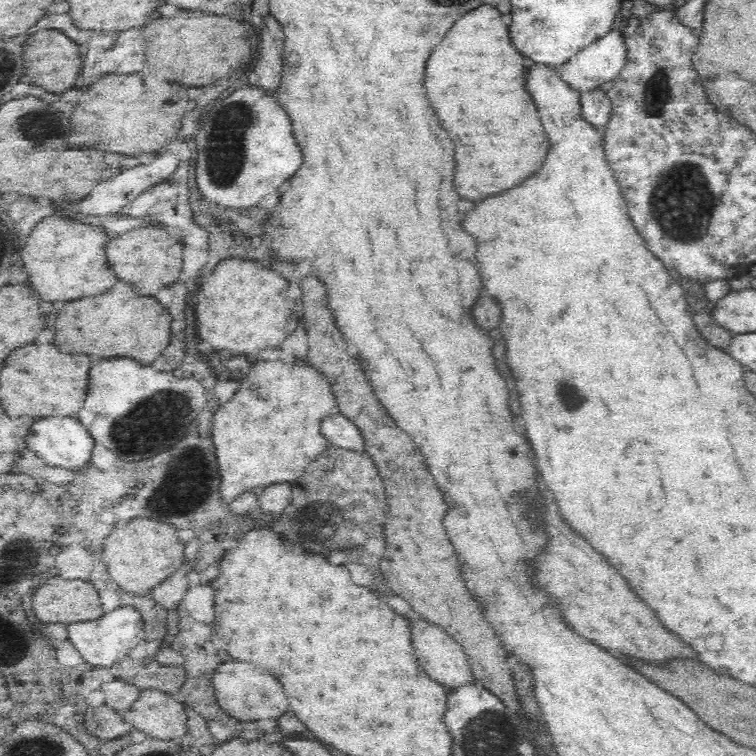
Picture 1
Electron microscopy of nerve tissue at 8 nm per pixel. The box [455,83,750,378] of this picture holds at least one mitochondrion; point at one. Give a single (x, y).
(682, 203)

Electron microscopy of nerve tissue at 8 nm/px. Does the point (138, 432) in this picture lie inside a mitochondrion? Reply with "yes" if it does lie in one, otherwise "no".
yes

